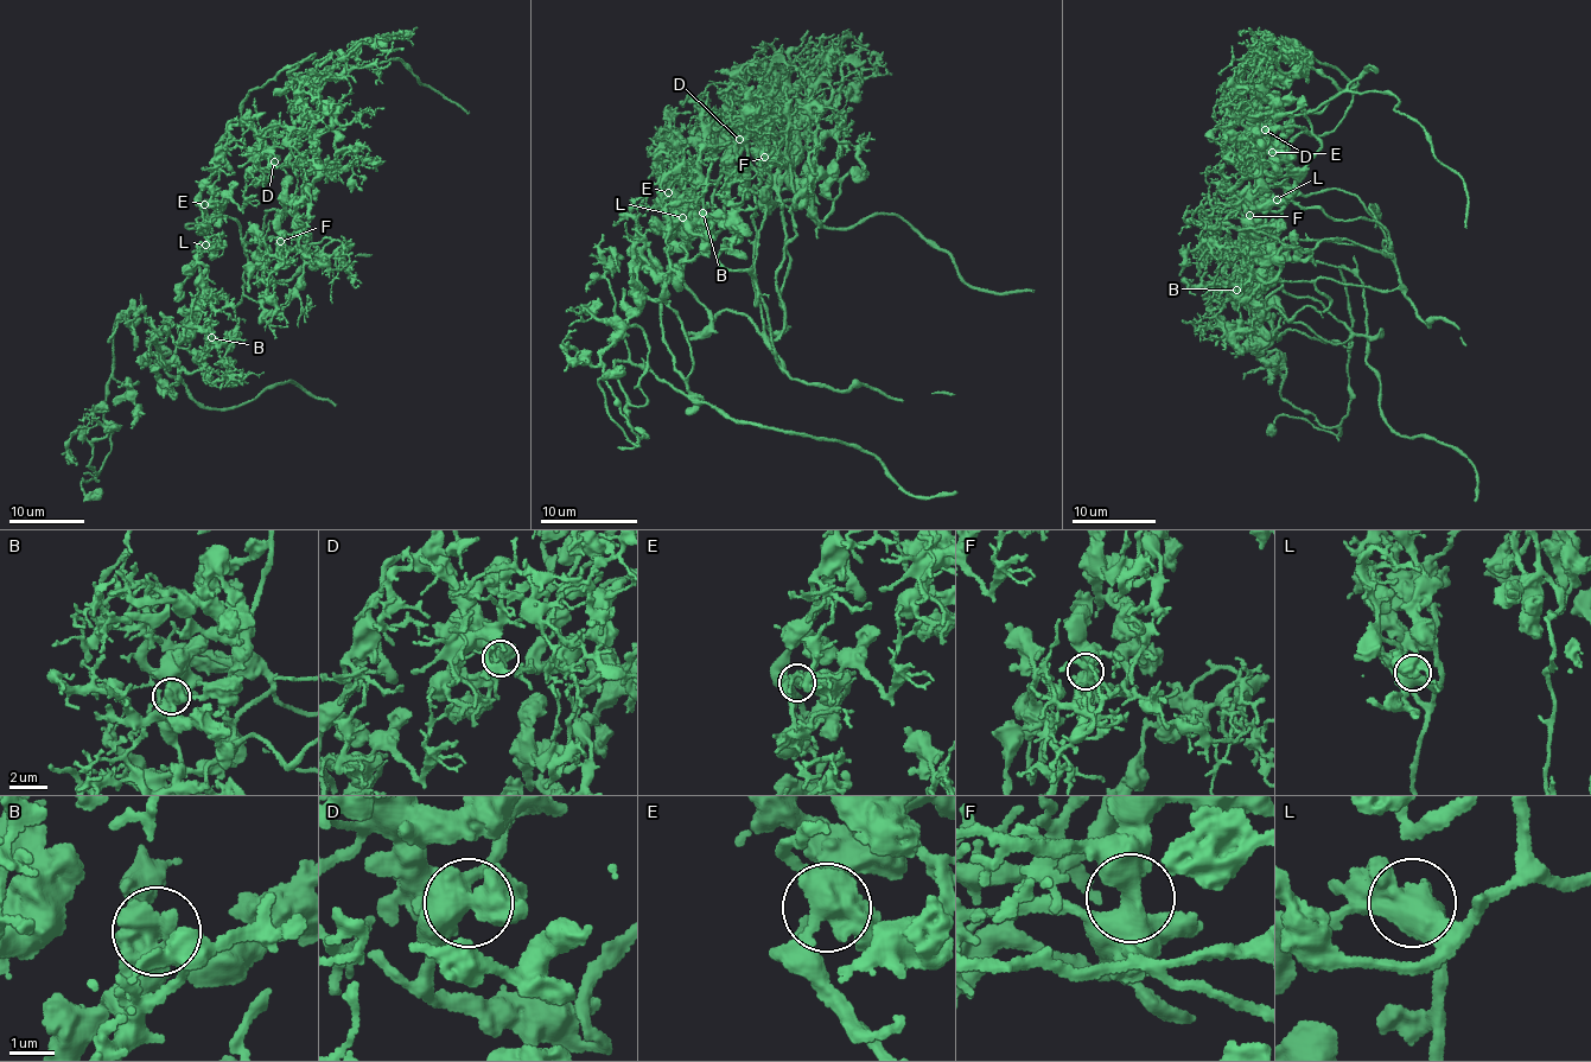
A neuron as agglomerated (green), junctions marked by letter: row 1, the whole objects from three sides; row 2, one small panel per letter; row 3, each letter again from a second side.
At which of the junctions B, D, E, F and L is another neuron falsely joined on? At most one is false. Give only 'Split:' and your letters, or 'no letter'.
Split: no letter

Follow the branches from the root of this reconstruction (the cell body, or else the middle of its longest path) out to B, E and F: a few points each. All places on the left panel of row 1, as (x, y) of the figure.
B: (199, 258), (199, 300), (202, 304), (207, 300), (198, 307), (198, 324), (216, 344), (205, 351), (211, 337)
E: (199, 258), (199, 252), (214, 241), (208, 228), (208, 210), (201, 205), (204, 204)
F: (199, 258), (212, 241), (202, 216), (280, 241)

